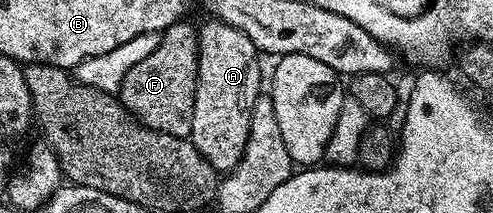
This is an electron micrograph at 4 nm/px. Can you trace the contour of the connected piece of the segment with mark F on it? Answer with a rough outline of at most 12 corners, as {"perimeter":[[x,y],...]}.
{"perimeter":[[176,22],[128,69],[122,104],[146,127],[192,129],[198,27]]}

